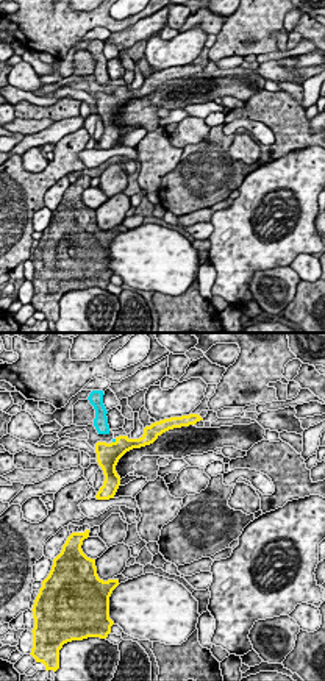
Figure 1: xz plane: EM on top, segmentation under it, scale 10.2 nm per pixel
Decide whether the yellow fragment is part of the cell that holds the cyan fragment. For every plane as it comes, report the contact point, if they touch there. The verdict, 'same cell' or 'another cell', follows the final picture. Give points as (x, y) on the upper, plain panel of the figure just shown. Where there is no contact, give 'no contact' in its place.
contact (114, 91)

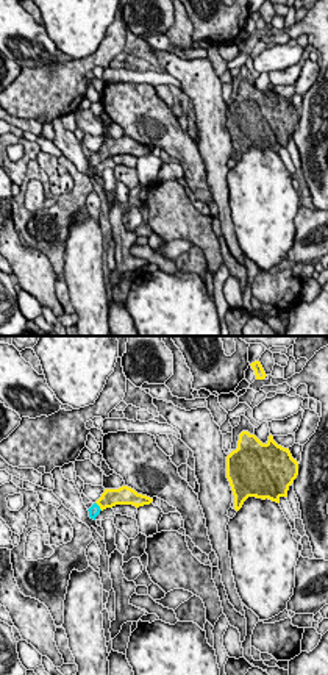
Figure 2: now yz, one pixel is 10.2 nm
contact (99, 157)

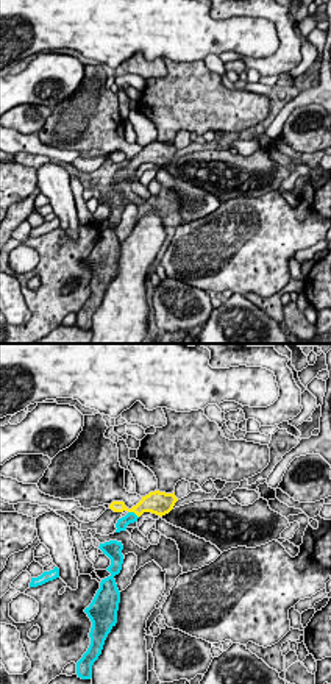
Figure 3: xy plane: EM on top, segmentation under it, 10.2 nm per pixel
contact (133, 163)

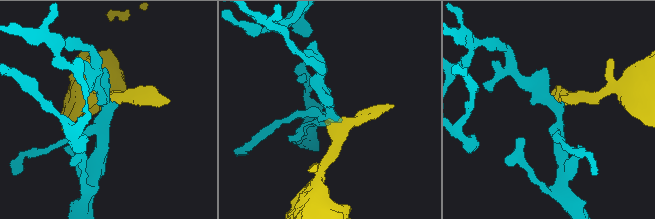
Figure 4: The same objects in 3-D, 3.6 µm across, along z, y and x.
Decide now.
same cell

